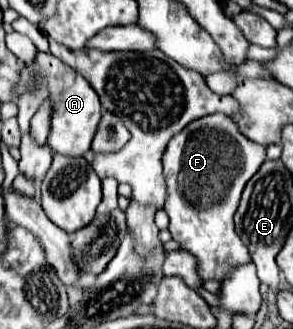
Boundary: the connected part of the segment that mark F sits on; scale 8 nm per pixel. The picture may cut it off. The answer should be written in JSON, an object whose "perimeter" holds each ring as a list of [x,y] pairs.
{"perimeter":[[[206,115],[174,135],[164,151],[164,179],[168,197],[164,211],[170,217],[172,239],[198,259],[204,281],[224,281],[226,275],[250,261],[248,247],[234,231],[234,213],[246,181],[266,159],[266,147],[250,141],[226,115]]]}

